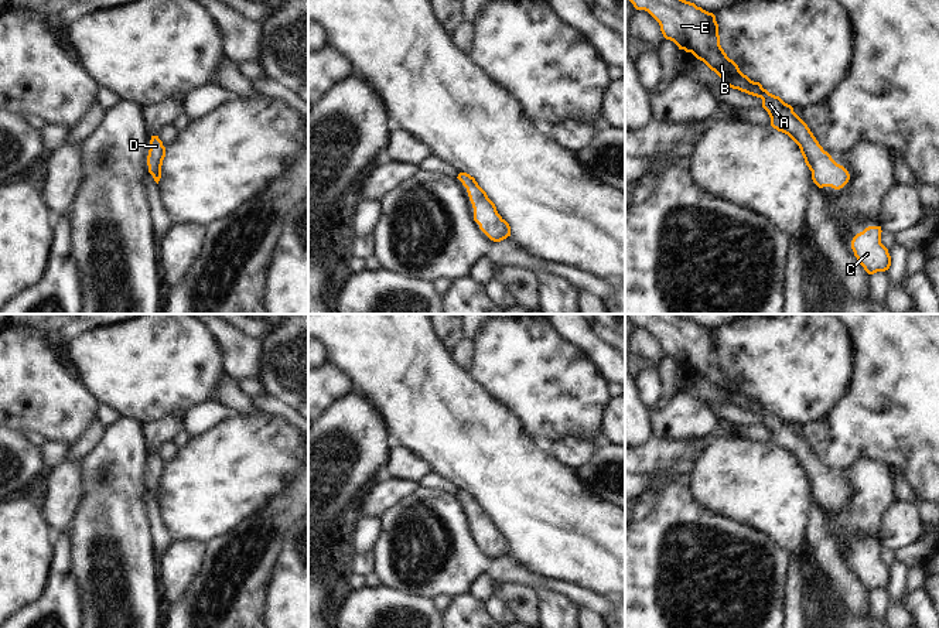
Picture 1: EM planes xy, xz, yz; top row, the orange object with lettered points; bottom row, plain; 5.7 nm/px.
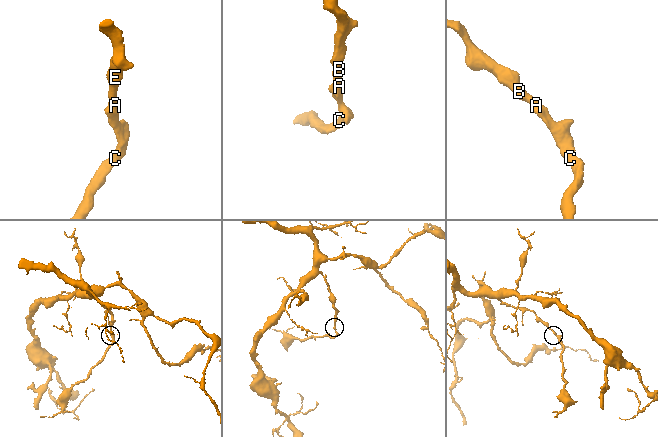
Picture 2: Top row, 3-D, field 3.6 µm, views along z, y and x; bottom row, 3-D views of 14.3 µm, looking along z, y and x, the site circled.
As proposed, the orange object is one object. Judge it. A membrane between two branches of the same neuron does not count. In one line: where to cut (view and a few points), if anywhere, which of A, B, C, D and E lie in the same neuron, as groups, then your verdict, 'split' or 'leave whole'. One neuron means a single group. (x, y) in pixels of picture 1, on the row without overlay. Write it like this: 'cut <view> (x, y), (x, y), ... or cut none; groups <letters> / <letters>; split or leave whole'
cut none; groups A B C D E; leave whole

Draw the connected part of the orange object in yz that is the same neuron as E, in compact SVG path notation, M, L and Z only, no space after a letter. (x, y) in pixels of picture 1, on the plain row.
M625 314L636 327L648 328L660 342L660 348L666 356L673 358L679 366L692 369L697 376L703 378L721 396L723 402L738 406L748 412L762 416L762 424L771 434L771 443L778 448L788 451L800 465L806 482L812 488L812 496L819 504L843 505L848 496L848 488L837 481L832 472L823 467L807 441L793 429L793 424L785 420L779 413L769 410L759 399L751 397L744 392L738 382L727 373L720 362L718 341L716 332L697 324L694 320L682 314Z

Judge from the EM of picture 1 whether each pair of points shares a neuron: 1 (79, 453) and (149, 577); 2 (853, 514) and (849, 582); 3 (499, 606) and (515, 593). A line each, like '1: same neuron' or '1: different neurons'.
1: different neurons
2: different neurons
3: different neurons

